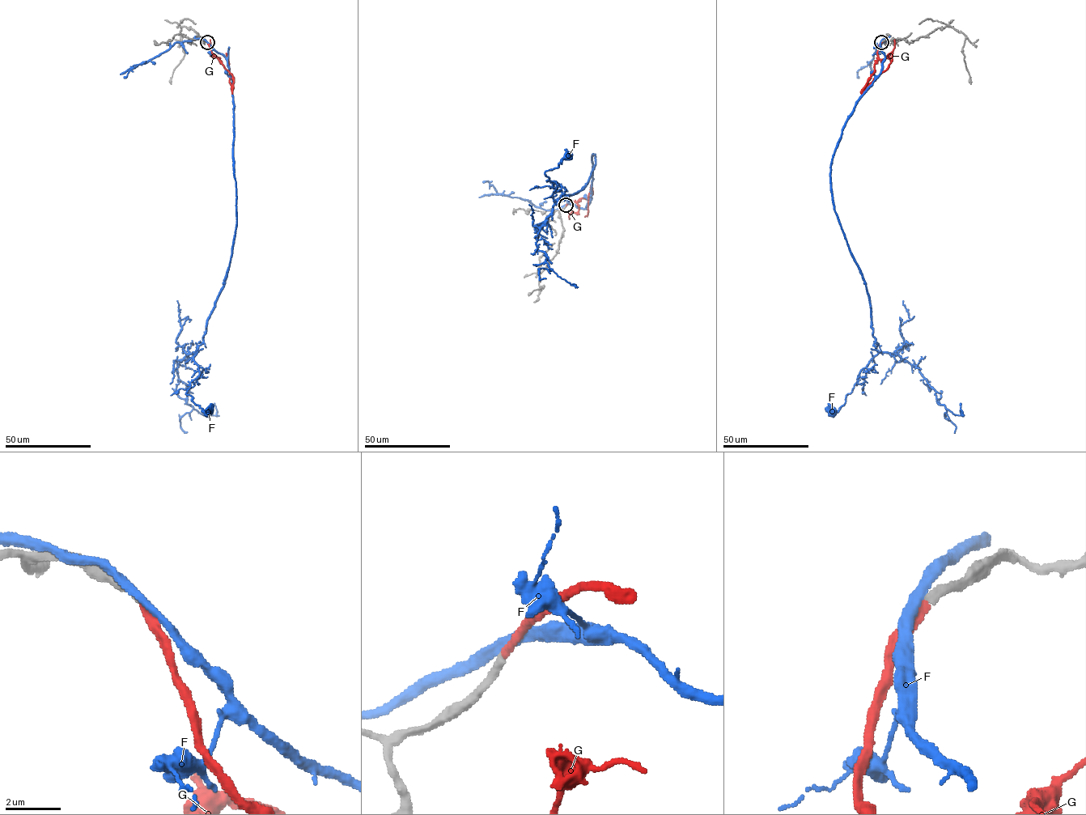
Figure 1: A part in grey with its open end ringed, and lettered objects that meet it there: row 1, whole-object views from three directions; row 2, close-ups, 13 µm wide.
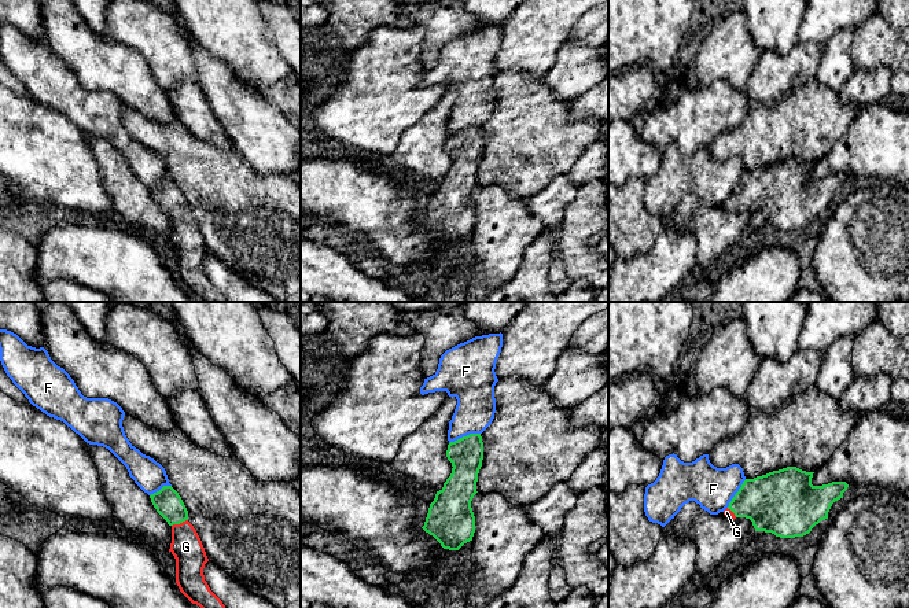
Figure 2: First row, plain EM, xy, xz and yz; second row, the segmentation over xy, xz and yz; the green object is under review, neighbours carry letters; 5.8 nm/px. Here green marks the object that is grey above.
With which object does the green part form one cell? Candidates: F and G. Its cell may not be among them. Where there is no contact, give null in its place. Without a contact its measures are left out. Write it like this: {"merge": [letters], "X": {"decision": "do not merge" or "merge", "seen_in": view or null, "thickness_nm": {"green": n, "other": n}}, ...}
{"merge": ["G"], "F": {"decision": "do not merge", "seen_in": "xz", "thickness_nm": {"green": 200, "other": 220}}, "G": {"decision": "merge", "seen_in": "xy", "thickness_nm": {"green": 160, "other": 180}}}

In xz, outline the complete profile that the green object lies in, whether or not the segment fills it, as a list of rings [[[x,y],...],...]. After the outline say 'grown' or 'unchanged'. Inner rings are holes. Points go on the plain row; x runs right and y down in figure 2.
[[[470,126],[450,135],[448,137],[446,150],[452,155],[452,166],[430,196],[422,221],[433,228],[444,242],[459,243],[464,236],[472,233],[475,225],[475,209],[471,200],[471,194],[478,185],[476,174],[483,152],[483,135],[481,126]]] | unchanged

